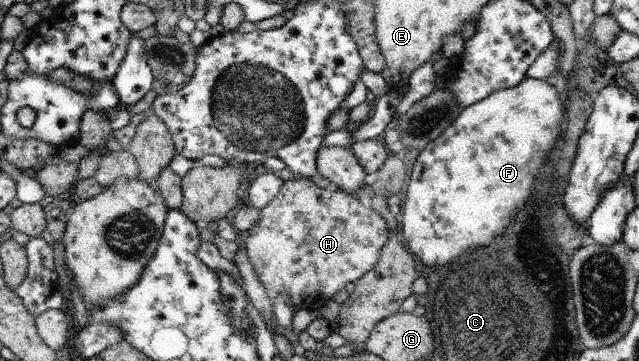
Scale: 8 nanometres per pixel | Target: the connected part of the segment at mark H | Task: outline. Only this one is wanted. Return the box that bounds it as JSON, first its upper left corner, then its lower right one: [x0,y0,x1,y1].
[239,178,389,307]

